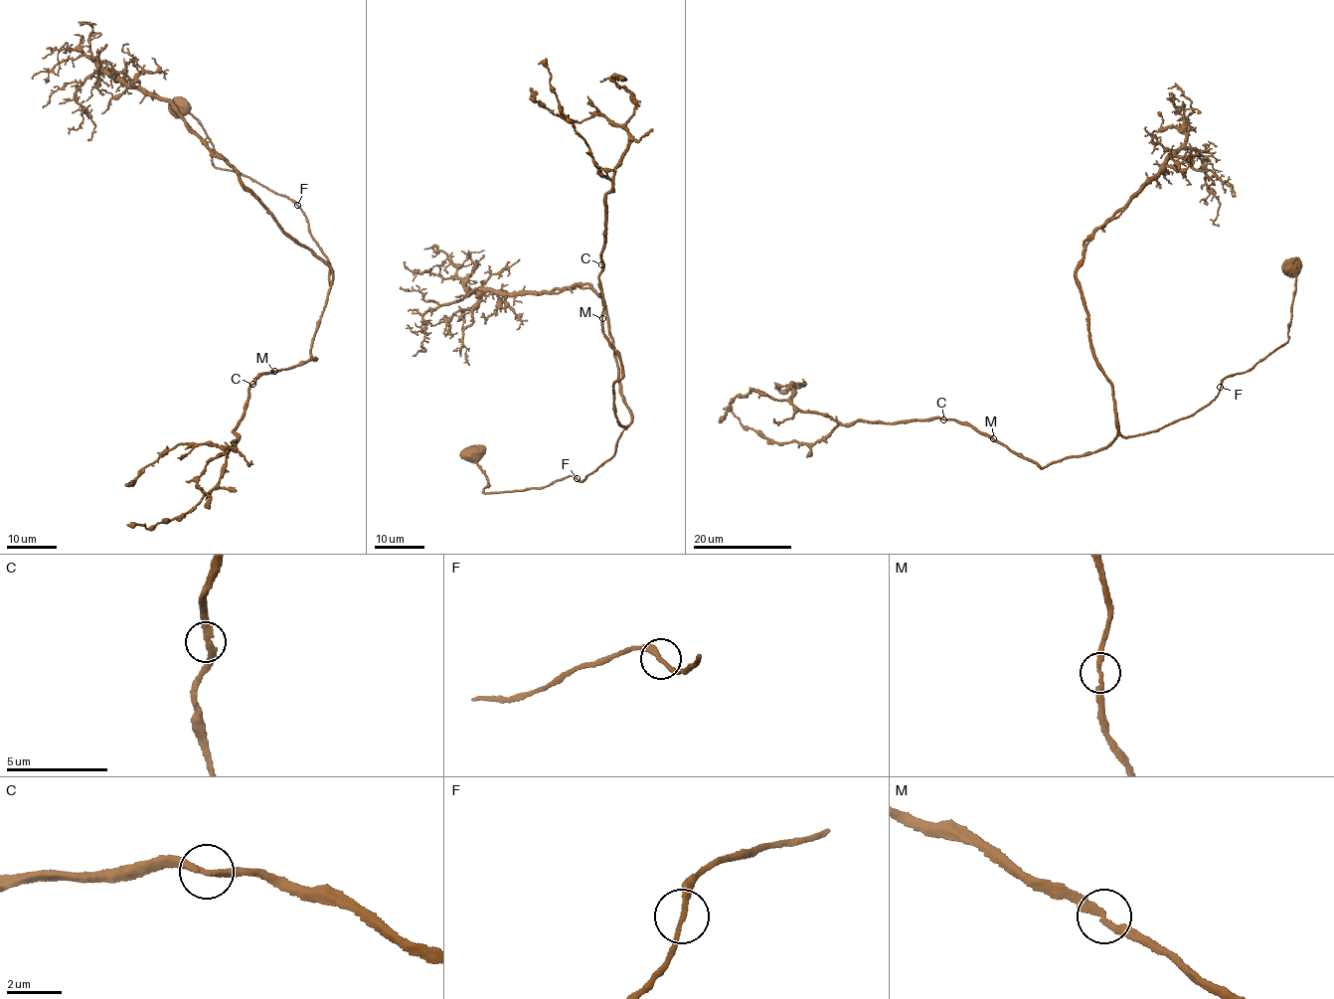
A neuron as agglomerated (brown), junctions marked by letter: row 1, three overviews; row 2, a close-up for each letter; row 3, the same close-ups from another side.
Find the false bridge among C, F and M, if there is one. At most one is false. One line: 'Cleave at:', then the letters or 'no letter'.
Cleave at: no letter

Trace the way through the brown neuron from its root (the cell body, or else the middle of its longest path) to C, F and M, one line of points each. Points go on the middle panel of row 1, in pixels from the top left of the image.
C: (473, 452), (489, 493), (580, 481), (614, 454), (625, 427), (613, 405), (621, 369), (603, 328), (602, 264)
F: (473, 452), (488, 484), (484, 493), (523, 491), (549, 486), (570, 475), (577, 478)
M: (473, 452), (489, 493), (580, 481), (612, 457), (625, 427), (613, 405), (621, 369), (601, 318)

